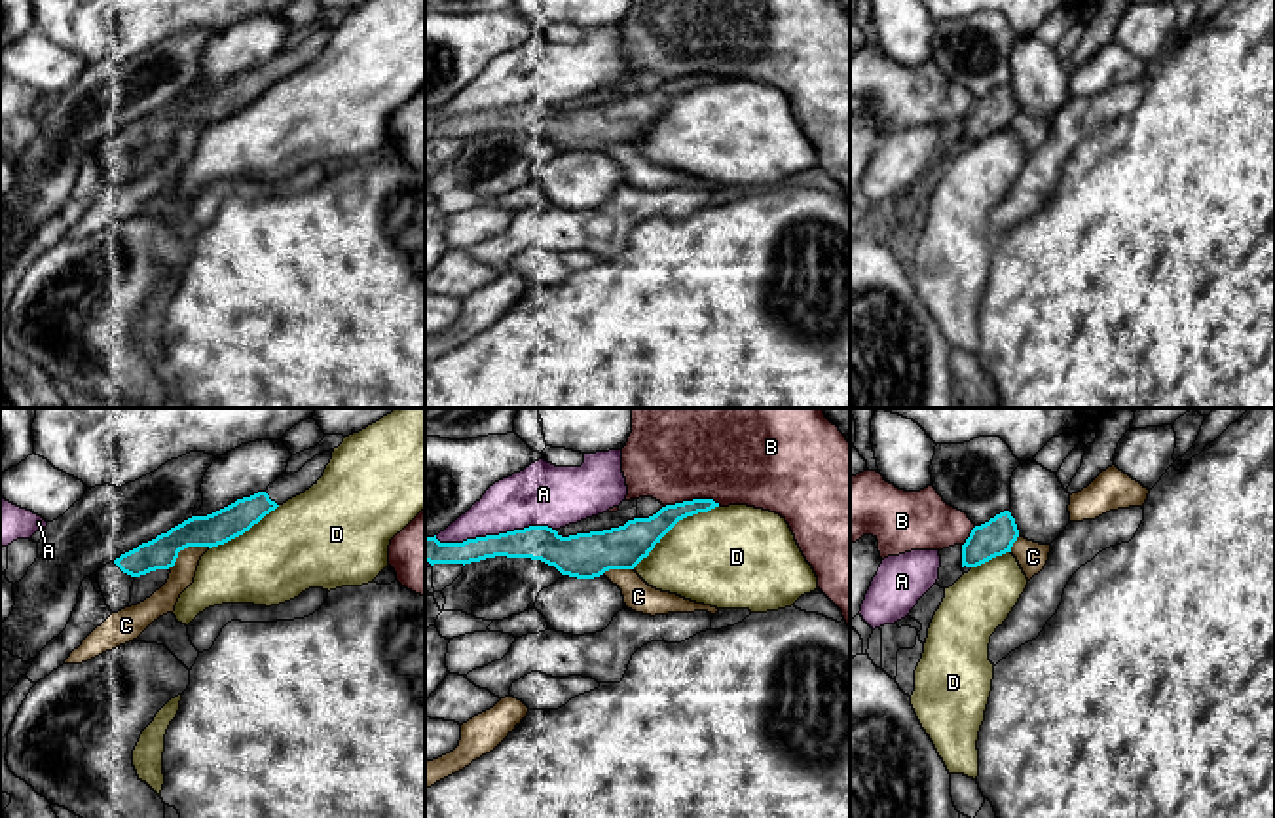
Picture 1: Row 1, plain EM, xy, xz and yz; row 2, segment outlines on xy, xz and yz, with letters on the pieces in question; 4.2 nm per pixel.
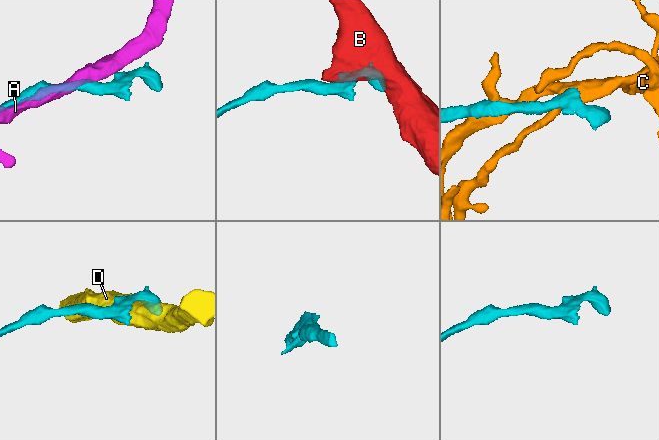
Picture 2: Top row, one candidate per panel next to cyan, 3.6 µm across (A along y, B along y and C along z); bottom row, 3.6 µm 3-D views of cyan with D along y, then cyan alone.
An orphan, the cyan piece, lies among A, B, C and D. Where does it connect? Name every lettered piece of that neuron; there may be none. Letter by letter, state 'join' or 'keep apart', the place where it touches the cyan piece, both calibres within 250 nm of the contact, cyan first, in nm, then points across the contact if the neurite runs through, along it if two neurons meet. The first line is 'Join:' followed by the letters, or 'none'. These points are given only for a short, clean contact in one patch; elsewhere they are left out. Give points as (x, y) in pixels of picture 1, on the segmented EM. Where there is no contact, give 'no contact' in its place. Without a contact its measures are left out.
Join: none
A: keep apart | xz (494, 536) | 150/260 nm
B: keep apart | xz (693, 500) | 130/500 nm
C: keep apart | xy (184, 547) | 140/110 nm
D: keep apart | xz (674, 524) | 180/420 nm

